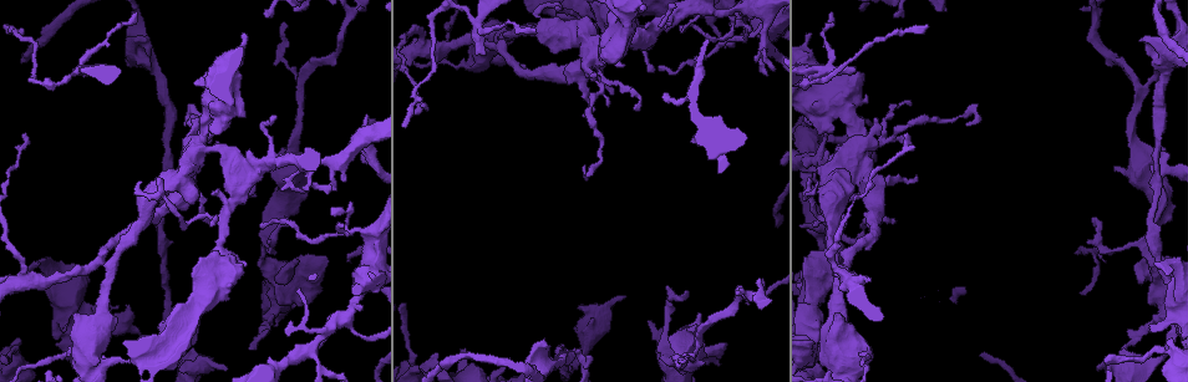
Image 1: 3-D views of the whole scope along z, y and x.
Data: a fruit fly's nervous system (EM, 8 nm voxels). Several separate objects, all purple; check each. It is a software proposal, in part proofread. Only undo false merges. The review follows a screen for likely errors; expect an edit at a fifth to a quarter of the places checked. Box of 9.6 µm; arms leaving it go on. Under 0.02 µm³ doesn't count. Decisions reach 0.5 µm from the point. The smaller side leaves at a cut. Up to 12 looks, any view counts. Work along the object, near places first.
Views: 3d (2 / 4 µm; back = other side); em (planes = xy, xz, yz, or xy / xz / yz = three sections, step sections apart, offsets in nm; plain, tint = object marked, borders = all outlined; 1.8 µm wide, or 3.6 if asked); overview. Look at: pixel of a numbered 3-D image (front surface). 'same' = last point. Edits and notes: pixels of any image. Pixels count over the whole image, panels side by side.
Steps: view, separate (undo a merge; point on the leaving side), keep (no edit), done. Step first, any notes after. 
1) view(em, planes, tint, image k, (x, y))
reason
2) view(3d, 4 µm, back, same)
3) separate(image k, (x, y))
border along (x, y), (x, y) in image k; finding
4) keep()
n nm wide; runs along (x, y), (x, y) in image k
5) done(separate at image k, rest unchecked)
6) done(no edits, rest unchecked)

view(em, xz, step 16, plain, image 1, (1157, 183))
three-way junction

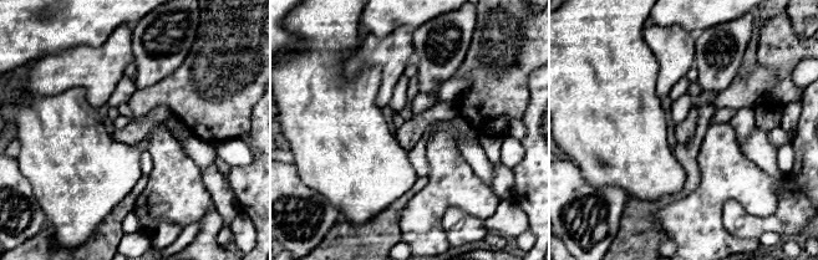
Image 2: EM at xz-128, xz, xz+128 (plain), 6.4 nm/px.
view(em, xz, step 16, tint, same)

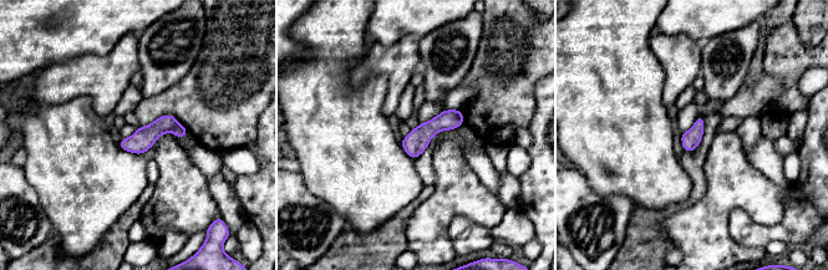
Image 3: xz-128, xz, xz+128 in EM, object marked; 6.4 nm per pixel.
separate(image 3, (145, 137))
the part that leaves runs along (458, 113), (428, 128), (407, 149) in image 3; a second cell is stuck on

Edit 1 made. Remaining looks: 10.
view(overview)

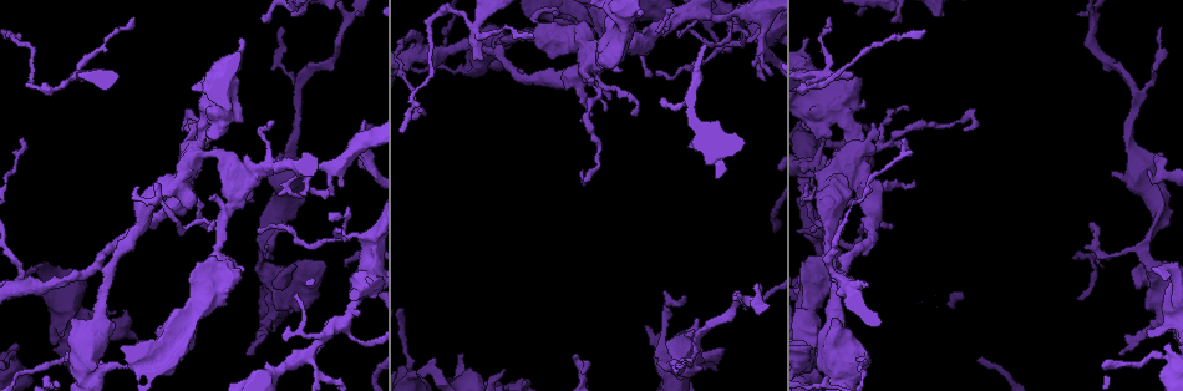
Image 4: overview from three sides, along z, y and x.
view(em, 3.6 µm, yz, step 4, tint, image 4, (1163, 291))
thick turns thin

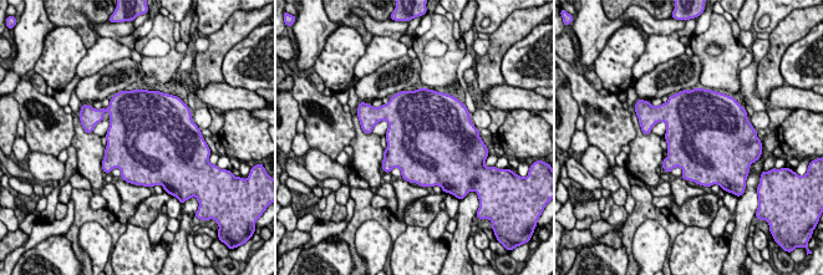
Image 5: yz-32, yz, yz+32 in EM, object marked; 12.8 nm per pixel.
view(em, 3.6 µm, planes, tint, same)

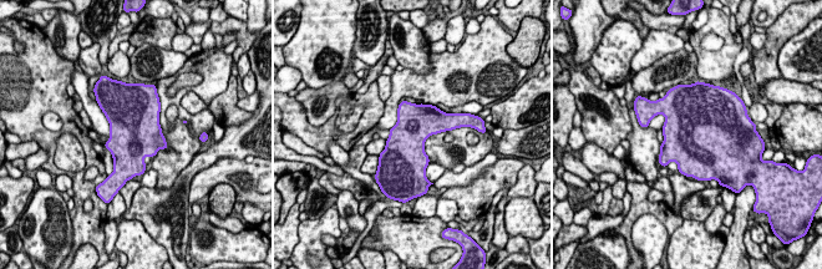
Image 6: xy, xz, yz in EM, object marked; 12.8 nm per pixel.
keep()
480 nm wide; all the same cell

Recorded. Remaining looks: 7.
view(em, planes, tint, image 4, (817, 72))
a fork

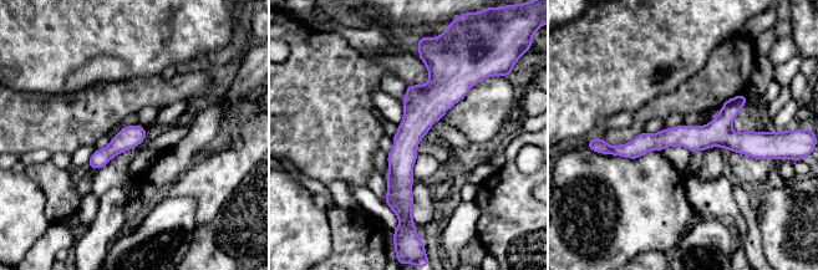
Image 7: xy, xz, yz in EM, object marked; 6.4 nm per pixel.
keep()
runs along (427, 62), (435, 96), (405, 142), (402, 209) in image 7; continuous, no second cell

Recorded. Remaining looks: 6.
view(em, planes, tint, image 4, (806, 163))

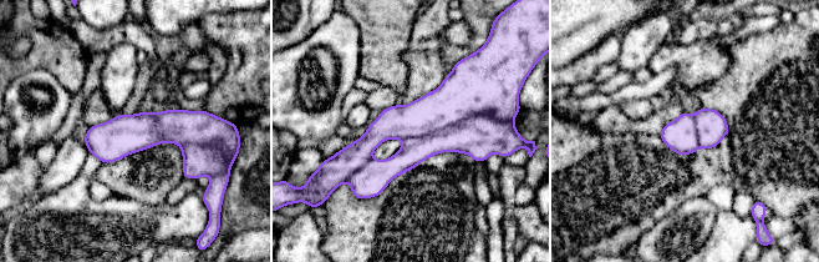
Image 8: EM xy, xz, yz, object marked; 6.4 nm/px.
separate(image 8, (466, 91))
the part that leaves runs along (483, 111), (392, 122), (341, 156) in image 8; a second cell is stuck on

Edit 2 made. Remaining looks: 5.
done(separate at image 3, separate at image 8, rest unchecked)

